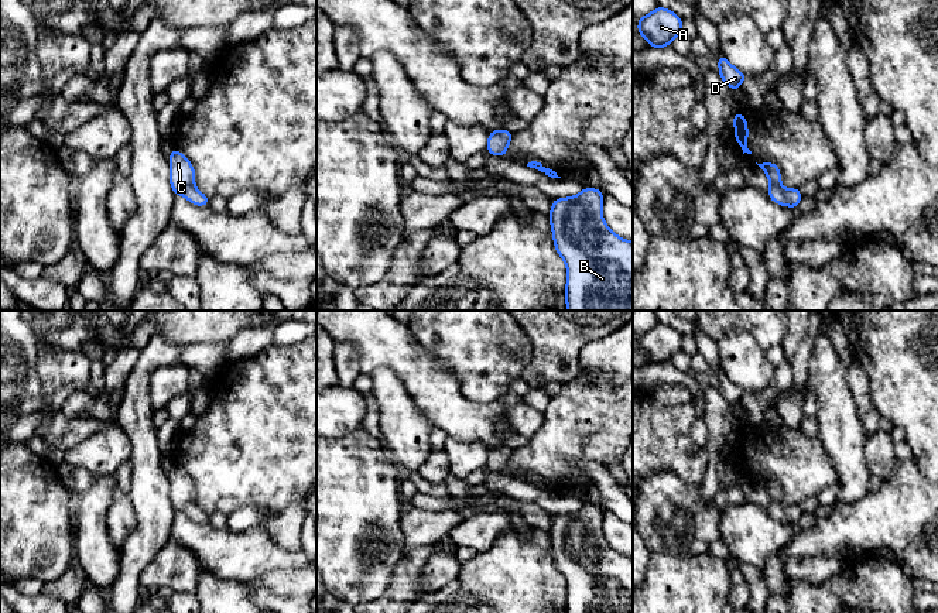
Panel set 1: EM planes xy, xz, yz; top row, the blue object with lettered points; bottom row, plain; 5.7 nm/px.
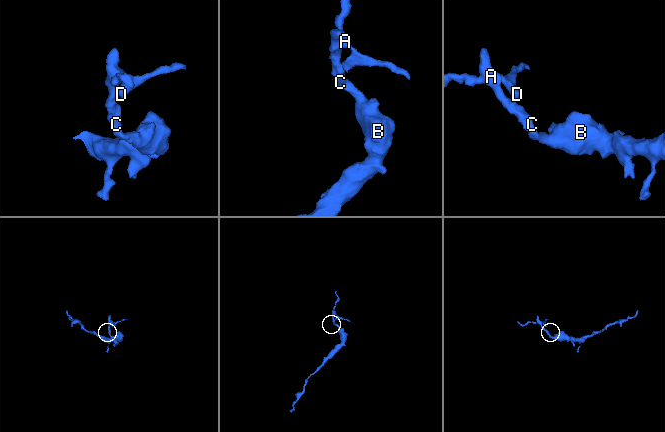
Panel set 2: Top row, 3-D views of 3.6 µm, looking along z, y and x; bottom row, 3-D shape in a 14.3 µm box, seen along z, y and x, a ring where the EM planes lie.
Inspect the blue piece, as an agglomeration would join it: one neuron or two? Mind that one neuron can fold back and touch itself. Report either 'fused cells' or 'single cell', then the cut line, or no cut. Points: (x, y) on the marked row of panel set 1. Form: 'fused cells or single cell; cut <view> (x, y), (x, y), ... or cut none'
single cell; cut none

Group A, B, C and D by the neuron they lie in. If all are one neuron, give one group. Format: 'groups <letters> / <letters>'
groups A B C D

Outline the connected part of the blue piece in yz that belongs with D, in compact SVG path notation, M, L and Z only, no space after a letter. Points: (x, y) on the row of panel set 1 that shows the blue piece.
M719 54L716 59L719 64L719 76L732 90L736 92L747 79L746 75L742 71L736 69L723 54Z

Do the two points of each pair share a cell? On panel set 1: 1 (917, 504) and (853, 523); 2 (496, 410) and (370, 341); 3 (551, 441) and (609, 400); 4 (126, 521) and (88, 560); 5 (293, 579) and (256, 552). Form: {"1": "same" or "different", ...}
{"1": "same", "2": "same", "3": "same", "4": "different", "5": "different"}

